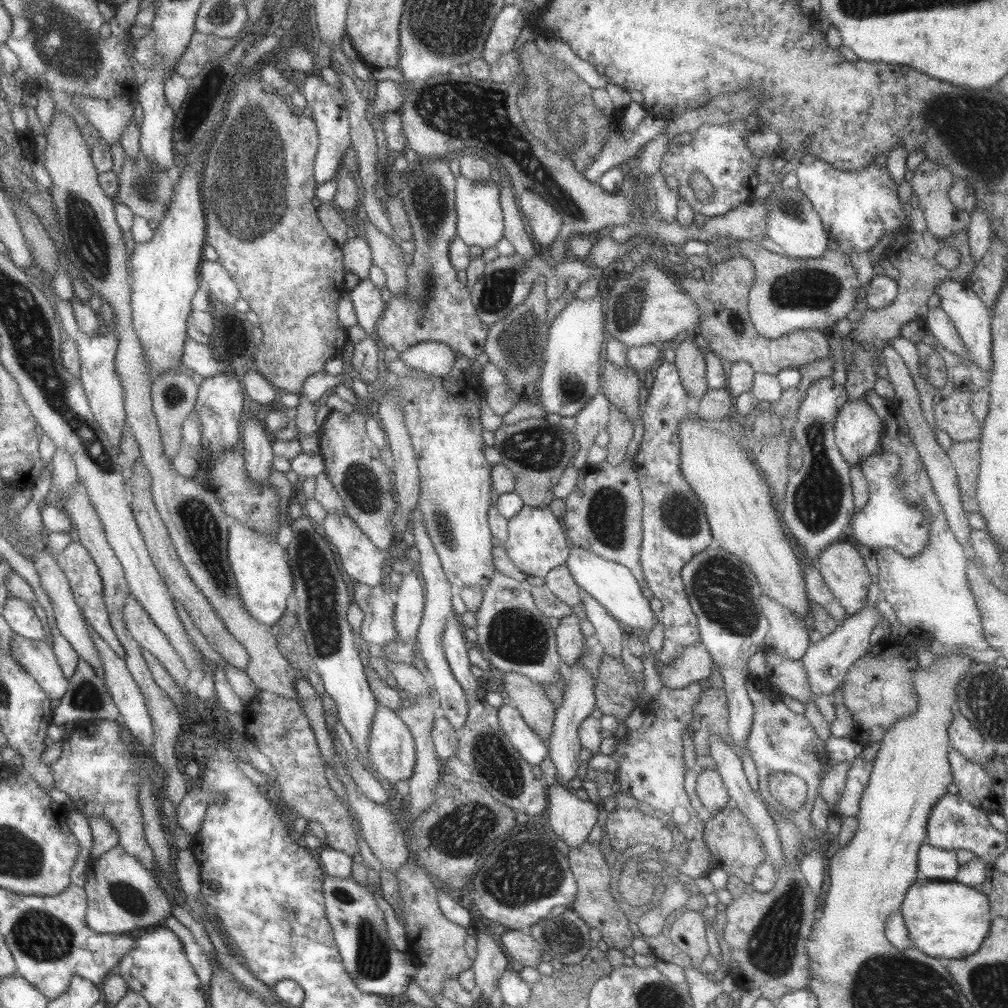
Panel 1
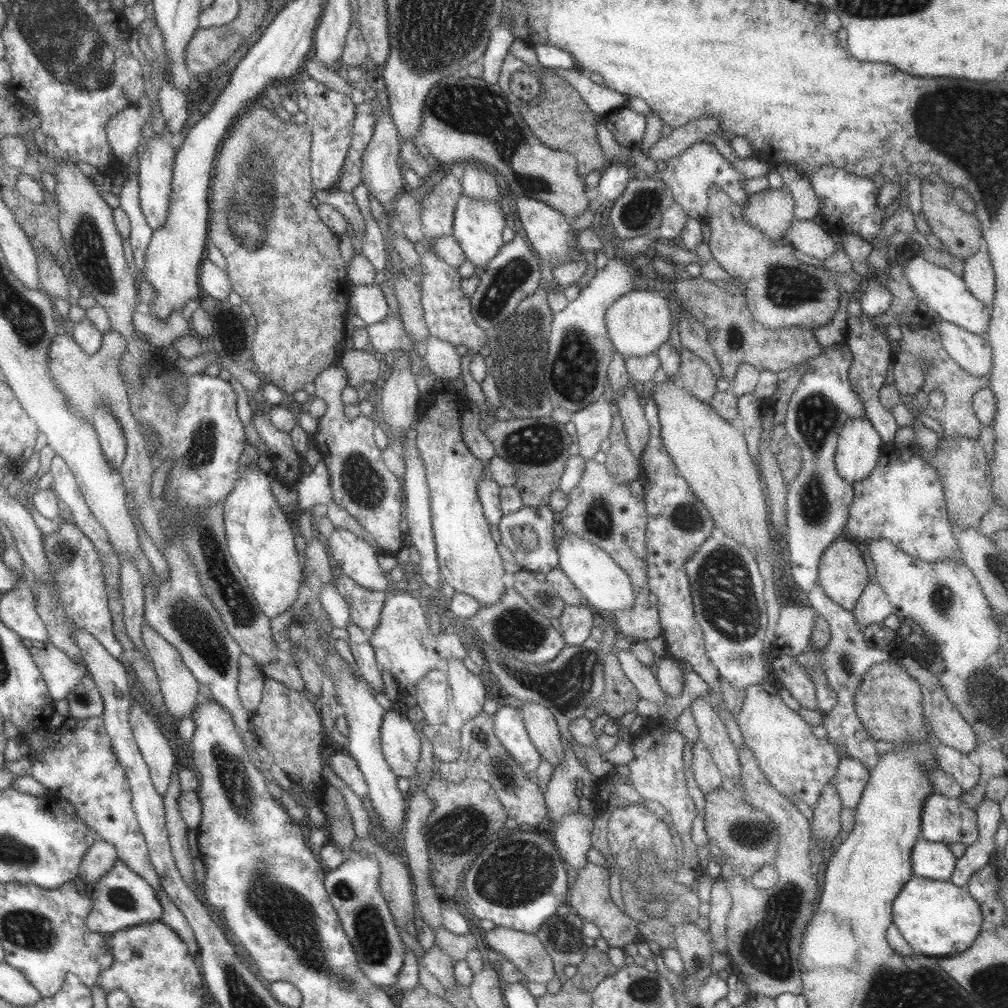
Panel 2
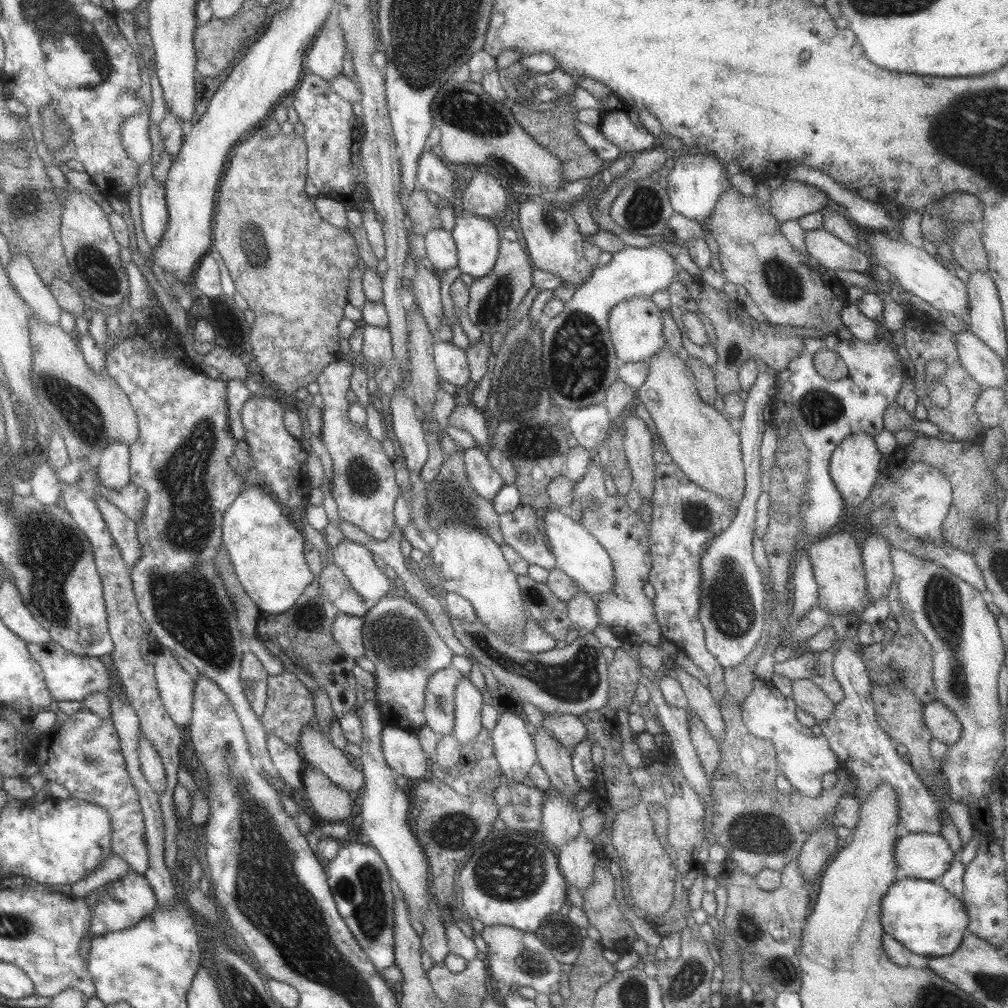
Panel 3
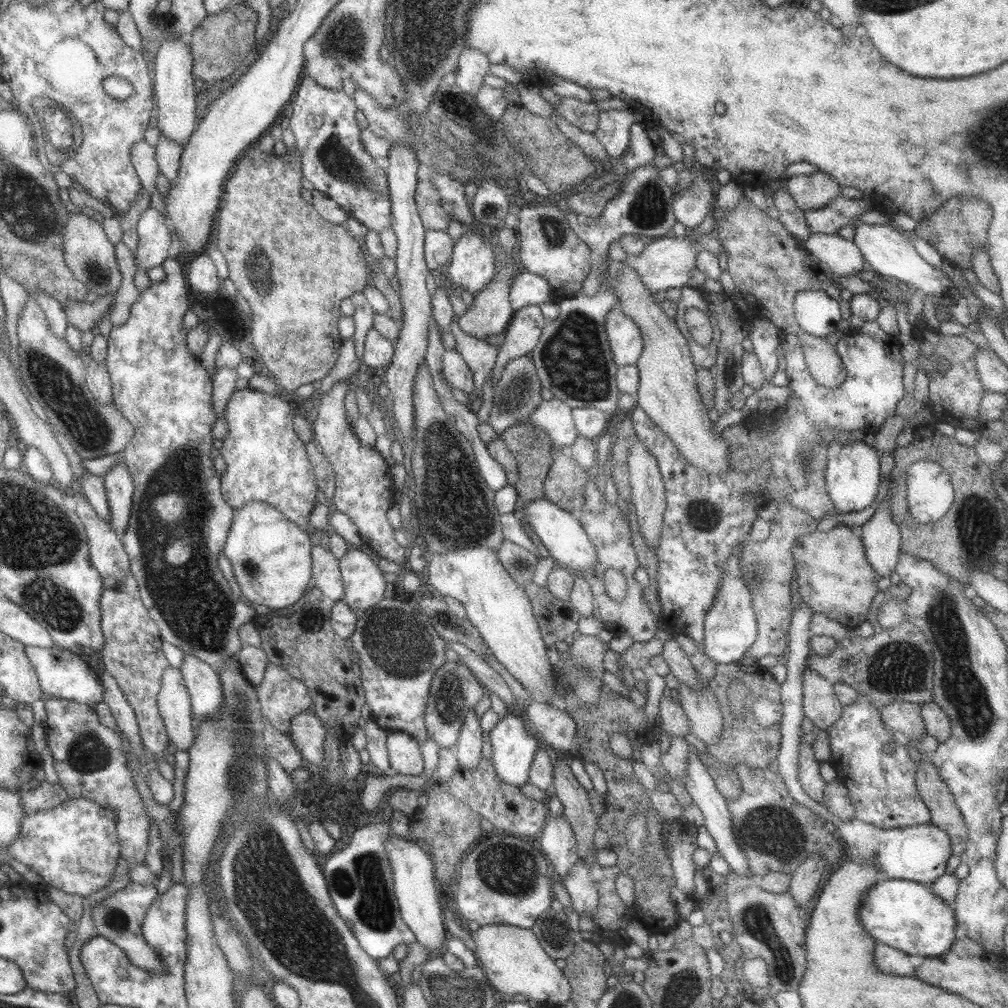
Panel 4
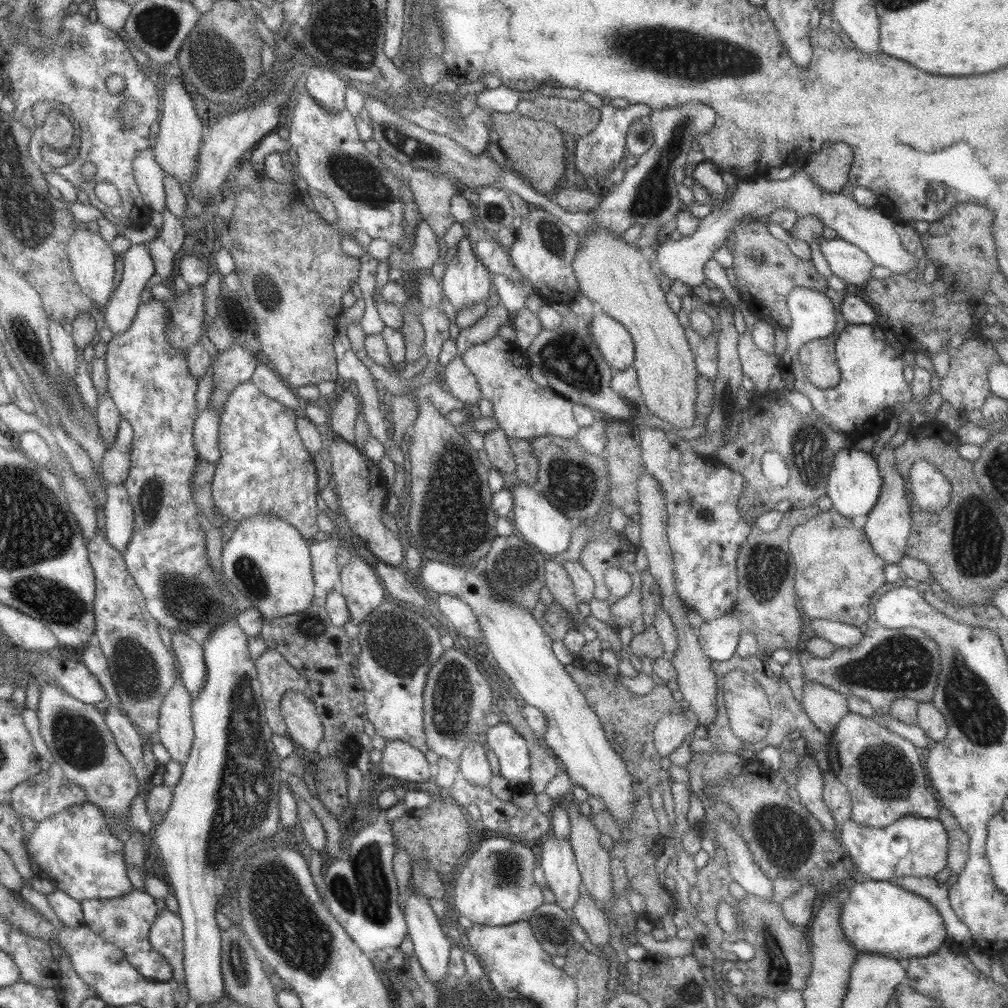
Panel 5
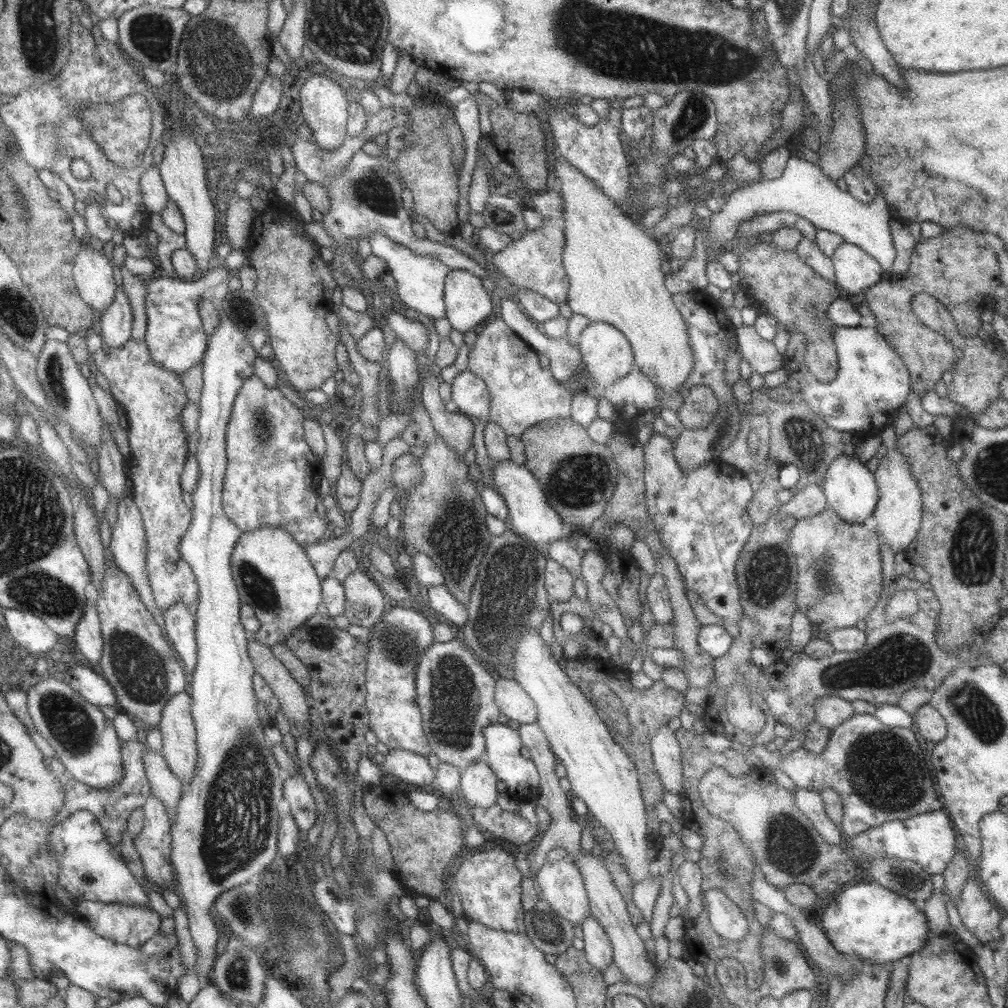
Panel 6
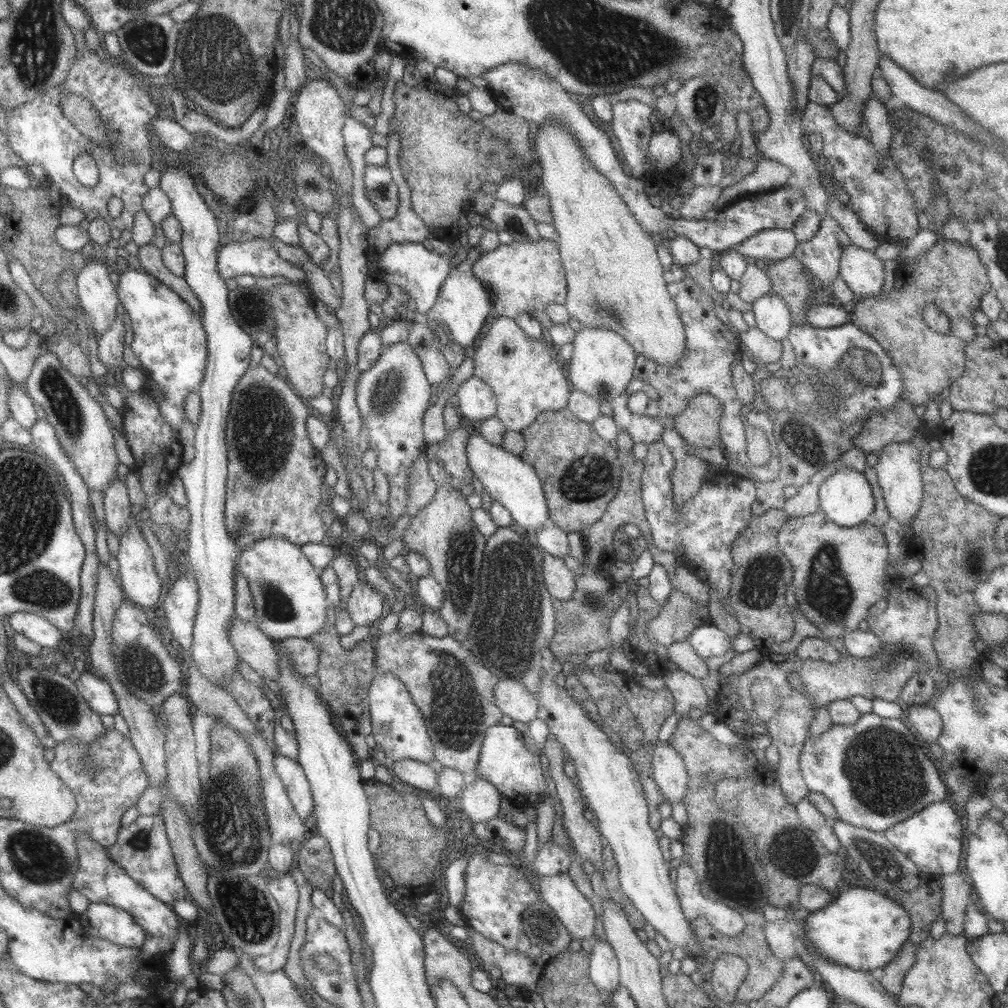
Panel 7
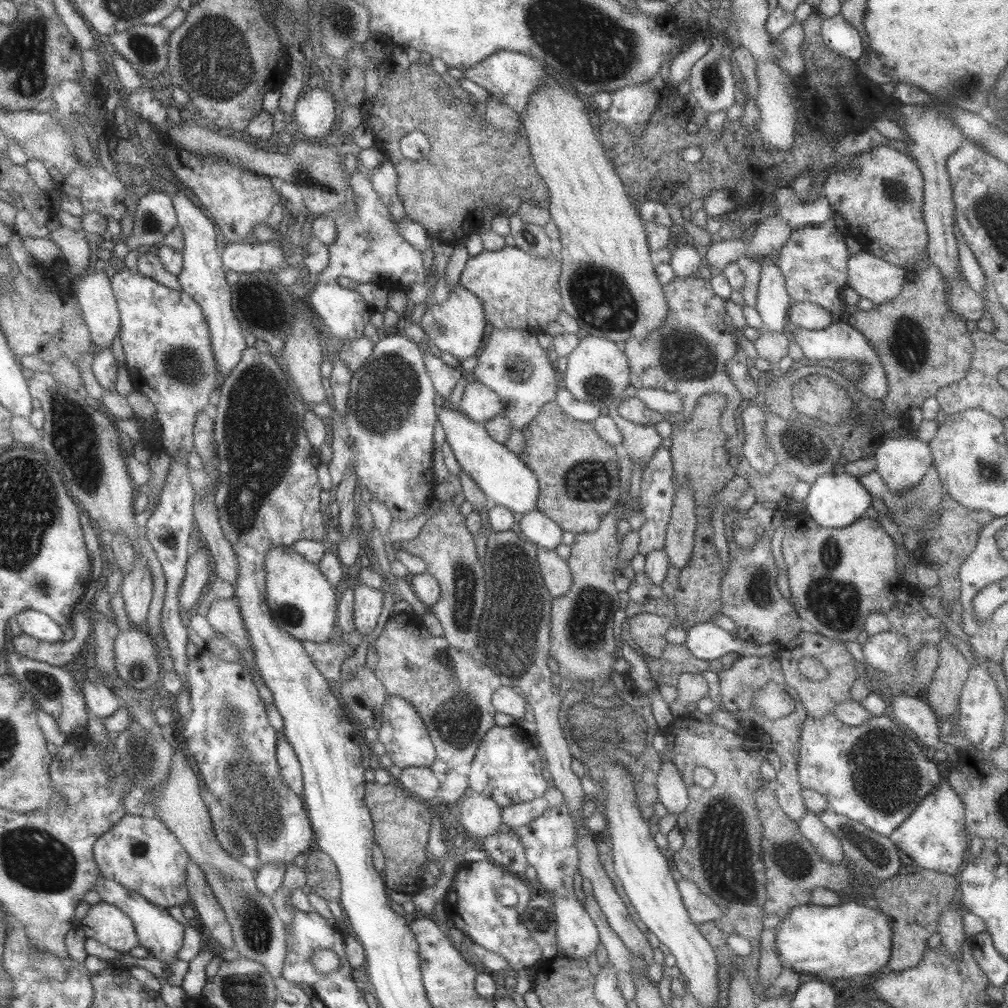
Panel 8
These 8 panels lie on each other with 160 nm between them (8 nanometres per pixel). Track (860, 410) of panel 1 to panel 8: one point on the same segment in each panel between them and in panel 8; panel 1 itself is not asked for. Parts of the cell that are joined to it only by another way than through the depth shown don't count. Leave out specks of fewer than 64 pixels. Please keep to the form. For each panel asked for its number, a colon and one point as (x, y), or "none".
2: (857, 449)
3: (853, 465)
4: (852, 475)
5: (853, 486)
6: (849, 488)
7: (845, 497)
8: (835, 500)

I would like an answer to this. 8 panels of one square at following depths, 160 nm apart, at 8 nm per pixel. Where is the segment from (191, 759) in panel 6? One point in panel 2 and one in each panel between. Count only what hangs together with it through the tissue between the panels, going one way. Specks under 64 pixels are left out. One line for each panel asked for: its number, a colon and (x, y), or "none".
2: (178, 688)
3: (175, 686)
4: (173, 701)
5: (175, 732)

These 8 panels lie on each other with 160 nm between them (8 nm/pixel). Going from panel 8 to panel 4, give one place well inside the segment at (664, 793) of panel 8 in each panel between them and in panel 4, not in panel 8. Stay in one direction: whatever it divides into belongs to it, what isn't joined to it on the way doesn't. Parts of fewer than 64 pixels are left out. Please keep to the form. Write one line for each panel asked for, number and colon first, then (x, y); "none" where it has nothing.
4: (674, 723)
5: (672, 730)
6: (666, 754)
7: (668, 771)

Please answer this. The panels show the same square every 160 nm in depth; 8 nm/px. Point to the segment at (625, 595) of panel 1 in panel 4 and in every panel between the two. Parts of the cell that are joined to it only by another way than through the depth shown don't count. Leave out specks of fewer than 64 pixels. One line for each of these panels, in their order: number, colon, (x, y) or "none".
2: (604, 586)
3: (577, 554)
4: (560, 532)

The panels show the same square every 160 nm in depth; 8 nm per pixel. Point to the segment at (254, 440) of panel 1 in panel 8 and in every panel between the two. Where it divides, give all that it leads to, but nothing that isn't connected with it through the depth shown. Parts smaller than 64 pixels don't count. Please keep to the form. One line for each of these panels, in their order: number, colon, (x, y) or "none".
2: (259, 539)
3: (266, 551)
4: (270, 558)
5: (266, 559)
6: (273, 576)
7: (289, 601)
8: (301, 602)

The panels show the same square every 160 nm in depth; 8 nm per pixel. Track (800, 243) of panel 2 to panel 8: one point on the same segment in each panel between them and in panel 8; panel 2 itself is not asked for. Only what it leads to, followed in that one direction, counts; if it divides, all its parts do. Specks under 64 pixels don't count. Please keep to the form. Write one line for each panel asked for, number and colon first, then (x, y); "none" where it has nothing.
3: (829, 251)
4: (842, 257)
5: (850, 264)
6: (854, 271)
7: (862, 271)
8: (870, 277)

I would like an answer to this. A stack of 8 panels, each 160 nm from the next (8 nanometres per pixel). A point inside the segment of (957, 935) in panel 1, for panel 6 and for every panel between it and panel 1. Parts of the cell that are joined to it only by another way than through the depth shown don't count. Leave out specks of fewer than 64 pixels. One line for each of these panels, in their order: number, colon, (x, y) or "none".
2: (936, 918)
3: (921, 915)
4: (907, 916)
5: (876, 916)
6: (877, 926)

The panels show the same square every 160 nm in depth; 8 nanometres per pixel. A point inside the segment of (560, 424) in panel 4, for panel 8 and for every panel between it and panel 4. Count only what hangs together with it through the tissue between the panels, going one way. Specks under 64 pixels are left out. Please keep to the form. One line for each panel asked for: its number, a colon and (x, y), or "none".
5: (521, 409)
6: (521, 393)
7: (526, 379)
8: (511, 364)

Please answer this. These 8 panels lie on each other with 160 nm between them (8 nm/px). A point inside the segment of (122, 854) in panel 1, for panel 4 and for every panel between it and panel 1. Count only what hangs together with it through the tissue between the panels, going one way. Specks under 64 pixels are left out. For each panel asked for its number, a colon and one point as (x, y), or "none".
2: (122, 899)
3: (127, 900)
4: (119, 916)

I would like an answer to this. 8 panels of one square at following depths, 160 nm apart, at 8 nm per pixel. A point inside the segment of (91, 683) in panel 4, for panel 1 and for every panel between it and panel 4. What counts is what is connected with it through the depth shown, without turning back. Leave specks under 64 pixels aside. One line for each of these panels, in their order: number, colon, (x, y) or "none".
1: (38, 657)
2: (62, 674)
3: (70, 677)

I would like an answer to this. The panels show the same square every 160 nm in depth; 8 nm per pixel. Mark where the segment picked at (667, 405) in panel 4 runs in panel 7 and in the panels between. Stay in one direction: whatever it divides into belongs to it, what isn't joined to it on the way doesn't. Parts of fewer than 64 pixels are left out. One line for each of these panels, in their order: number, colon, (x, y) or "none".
5: (615, 276)
6: (612, 263)
7: (614, 281)

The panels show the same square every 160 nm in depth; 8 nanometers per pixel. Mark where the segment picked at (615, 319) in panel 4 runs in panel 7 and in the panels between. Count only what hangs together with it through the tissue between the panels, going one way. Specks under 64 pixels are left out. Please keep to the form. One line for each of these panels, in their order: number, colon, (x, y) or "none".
5: (615, 345)
6: (607, 356)
7: (601, 364)

